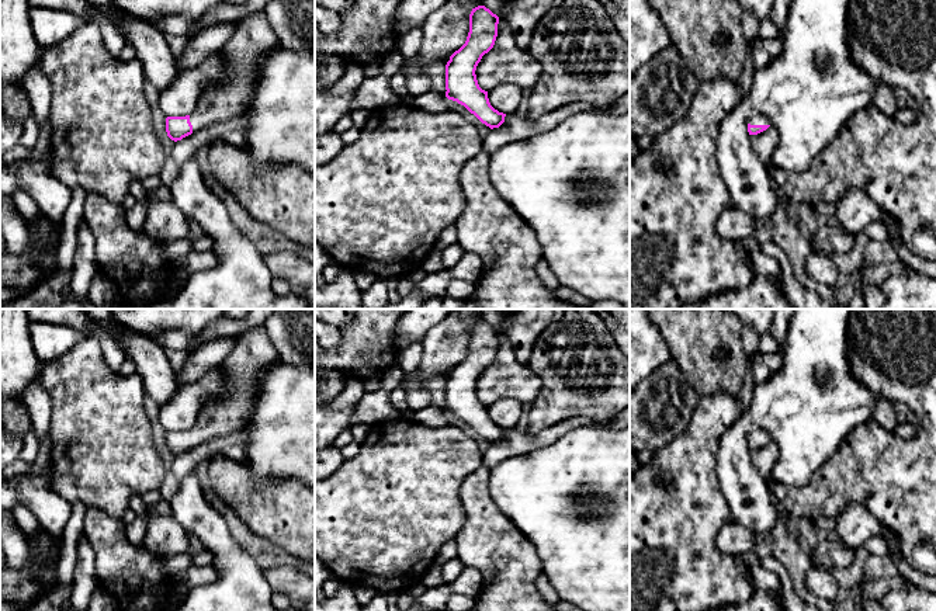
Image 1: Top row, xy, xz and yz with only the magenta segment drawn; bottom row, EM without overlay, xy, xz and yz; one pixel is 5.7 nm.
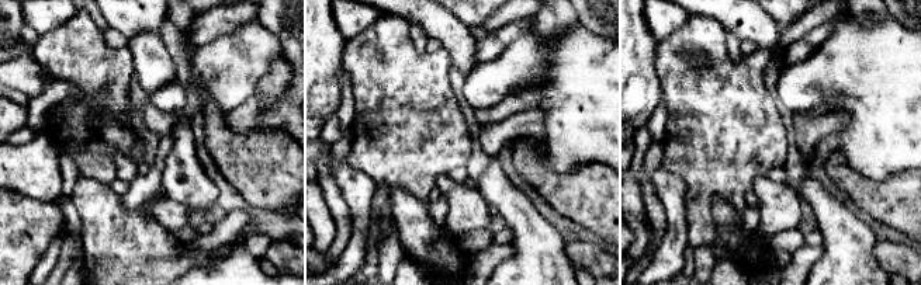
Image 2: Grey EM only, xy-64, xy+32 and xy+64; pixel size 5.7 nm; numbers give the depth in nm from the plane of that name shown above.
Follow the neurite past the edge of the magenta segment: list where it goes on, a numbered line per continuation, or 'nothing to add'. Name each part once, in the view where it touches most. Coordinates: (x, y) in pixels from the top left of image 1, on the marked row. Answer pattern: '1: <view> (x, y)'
1: yz (756, 118)

